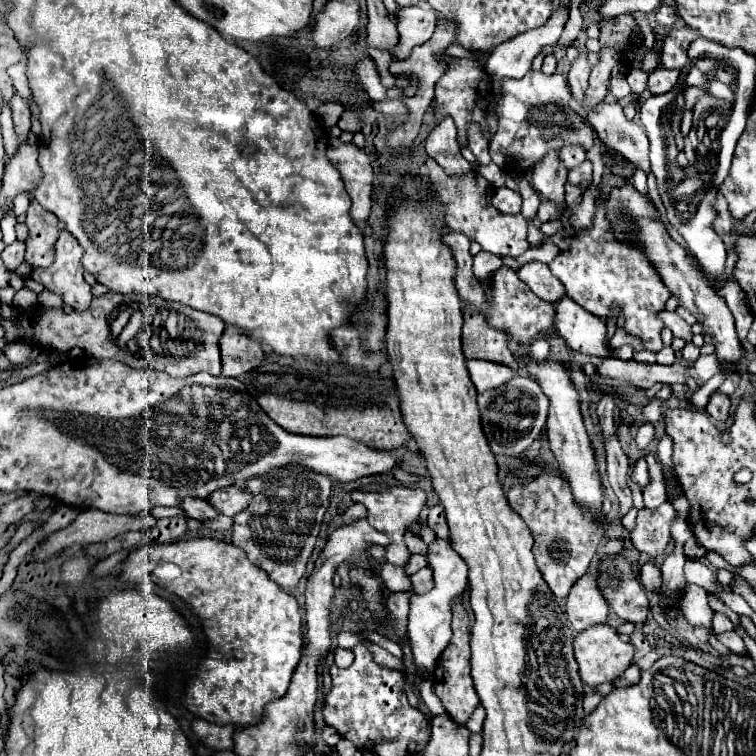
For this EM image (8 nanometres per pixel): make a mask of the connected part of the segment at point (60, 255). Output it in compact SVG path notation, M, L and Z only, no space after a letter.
M62 230L56 242L54 264L50 268L36 268L32 272L36 282L44 284L54 294L60 294L64 304L72 306L74 310L86 310L92 302L90 286L82 278L82 252L84 250L76 238L68 230Z

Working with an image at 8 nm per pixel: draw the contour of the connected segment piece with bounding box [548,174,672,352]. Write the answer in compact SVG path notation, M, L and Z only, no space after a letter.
M608 174L598 182L598 200L592 224L582 234L574 236L570 248L562 250L548 264L548 268L564 284L566 296L572 298L576 304L602 318L604 322L608 322L608 318L614 318L618 324L618 316L624 316L622 328L626 330L626 334L640 338L644 342L644 350L660 352L660 332L664 330L664 322L658 318L658 312L664 310L672 294L664 286L662 278L656 274L656 268L646 258L642 248L636 242L618 240L606 218L604 202L608 200L612 188L620 188L624 184L626 178L620 174Z

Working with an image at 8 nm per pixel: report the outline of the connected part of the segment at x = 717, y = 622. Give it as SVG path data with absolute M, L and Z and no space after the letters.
M715 611L712 620L712 628L714 633L719 634L733 630L733 623L724 613Z

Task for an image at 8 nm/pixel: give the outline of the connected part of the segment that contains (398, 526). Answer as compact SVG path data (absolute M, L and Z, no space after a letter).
M398 486L398 488L382 488L379 491L369 491L366 493L360 490L351 492L352 500L362 503L368 508L368 520L370 524L378 530L384 532L386 536L392 538L392 544L386 546L386 560L390 564L406 564L406 544L404 544L404 530L406 526L414 524L414 518L418 518L416 514L420 514L422 506L426 504L426 494L420 488L406 488L406 486Z

